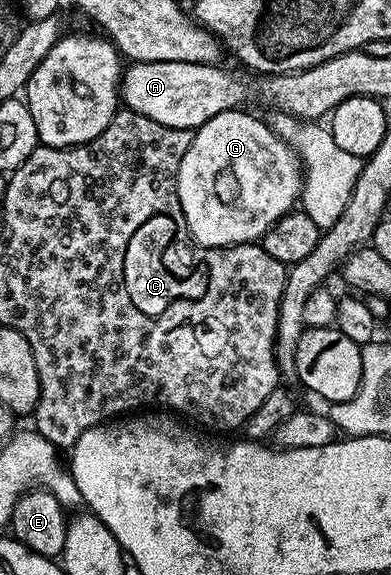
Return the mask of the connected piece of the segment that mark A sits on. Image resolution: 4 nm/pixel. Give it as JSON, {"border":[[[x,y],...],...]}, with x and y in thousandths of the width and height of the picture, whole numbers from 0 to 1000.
{"border":[[[340,108],[315,123],[307,169],[325,190],[384,202],[384,209],[404,209],[425,223],[499,228],[547,202],[621,186],[634,170],[632,146],[568,117],[483,108]]]}

